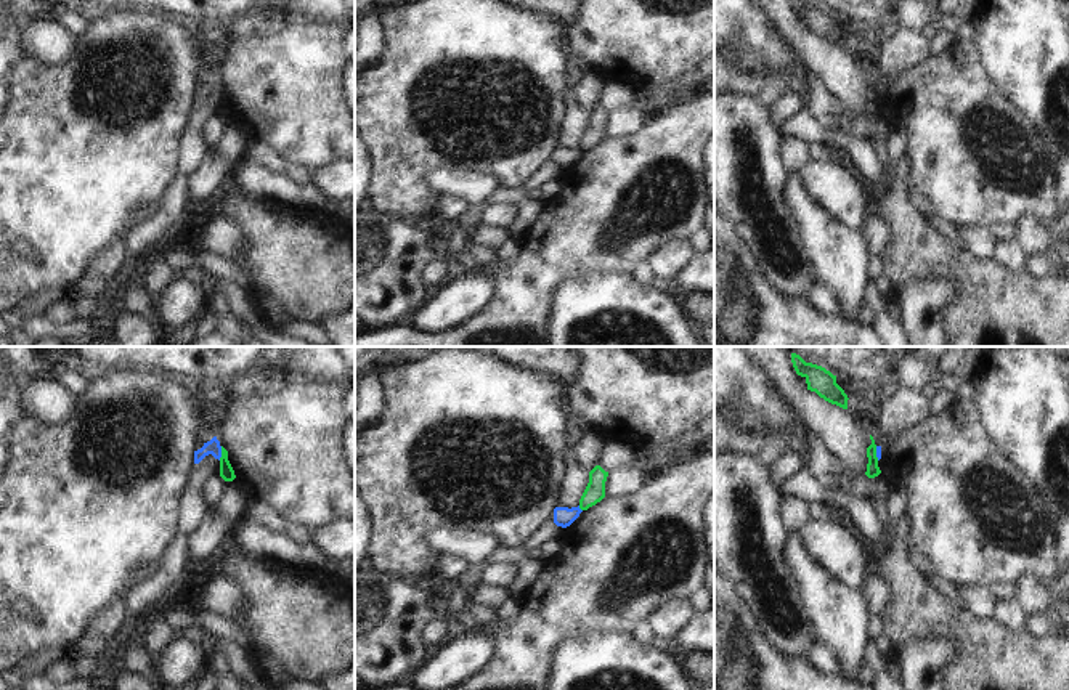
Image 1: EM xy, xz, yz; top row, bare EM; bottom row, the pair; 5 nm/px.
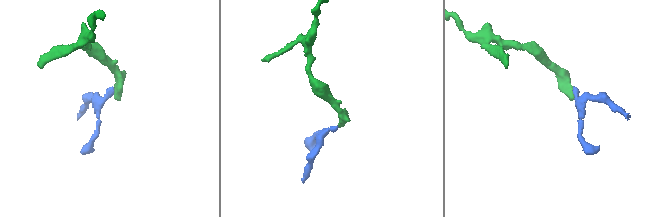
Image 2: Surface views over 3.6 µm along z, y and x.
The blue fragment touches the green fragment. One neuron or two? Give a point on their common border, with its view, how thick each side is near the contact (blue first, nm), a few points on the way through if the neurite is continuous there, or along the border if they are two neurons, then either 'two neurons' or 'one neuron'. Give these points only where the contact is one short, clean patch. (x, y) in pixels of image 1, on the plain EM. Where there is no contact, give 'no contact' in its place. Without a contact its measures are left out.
meets blue in xy at (220, 93); 70 nm thick on the blue side, 70 nm on the other; border along xy (222, 87), (219, 100); two neurons

